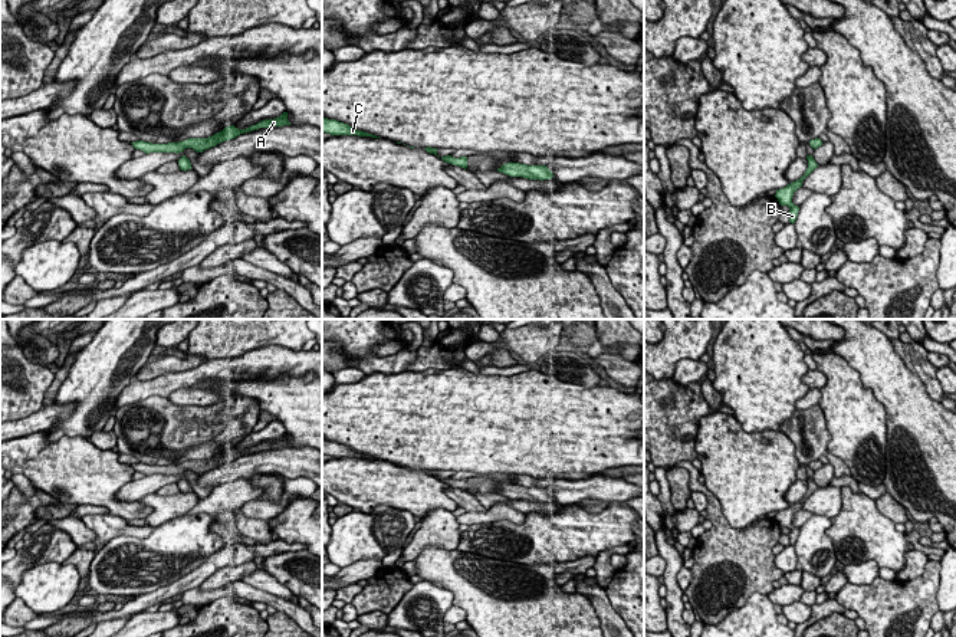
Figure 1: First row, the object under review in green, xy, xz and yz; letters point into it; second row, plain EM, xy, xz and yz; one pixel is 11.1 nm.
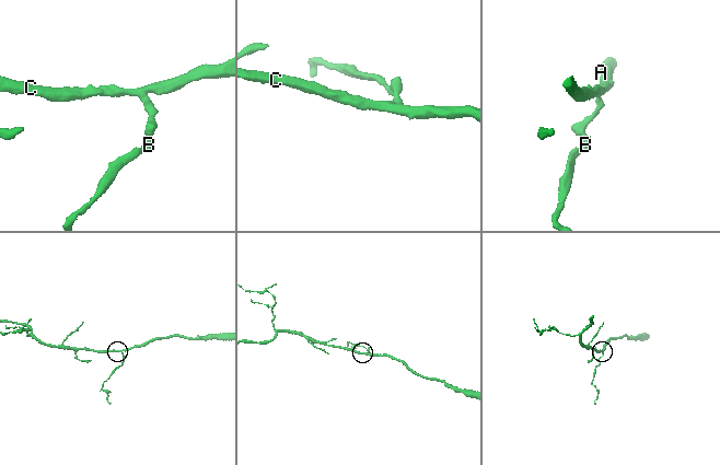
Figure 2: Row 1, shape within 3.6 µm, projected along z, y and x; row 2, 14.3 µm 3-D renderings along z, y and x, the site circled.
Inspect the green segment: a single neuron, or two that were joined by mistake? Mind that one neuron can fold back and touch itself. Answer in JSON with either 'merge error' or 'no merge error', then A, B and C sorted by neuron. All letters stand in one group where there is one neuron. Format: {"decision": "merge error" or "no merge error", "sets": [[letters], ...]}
{"decision": "no merge error", "sets": [["A", "B", "C"]]}

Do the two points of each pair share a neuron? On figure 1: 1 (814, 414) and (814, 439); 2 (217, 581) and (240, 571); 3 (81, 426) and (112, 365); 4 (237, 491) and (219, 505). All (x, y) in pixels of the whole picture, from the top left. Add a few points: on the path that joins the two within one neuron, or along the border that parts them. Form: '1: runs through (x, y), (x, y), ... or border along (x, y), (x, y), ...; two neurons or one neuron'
1: runs through (814, 420), (814, 433); one neuron
2: runs through (223, 577), (235, 573); one neuron
3: runs through (88, 411), (95, 403), (95, 383), (98, 380); one neuron
4: runs through (233, 495), (223, 501); one neuron

